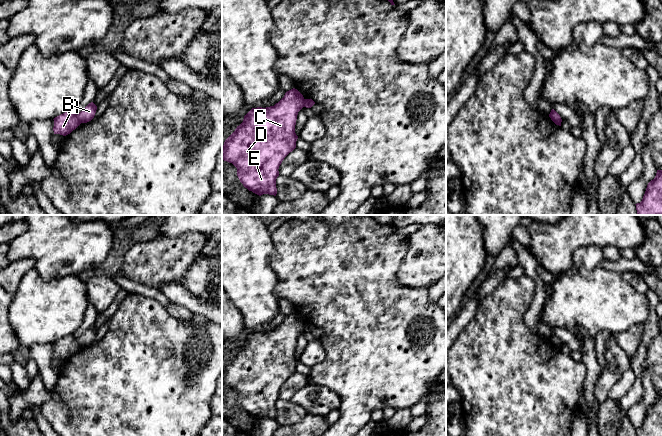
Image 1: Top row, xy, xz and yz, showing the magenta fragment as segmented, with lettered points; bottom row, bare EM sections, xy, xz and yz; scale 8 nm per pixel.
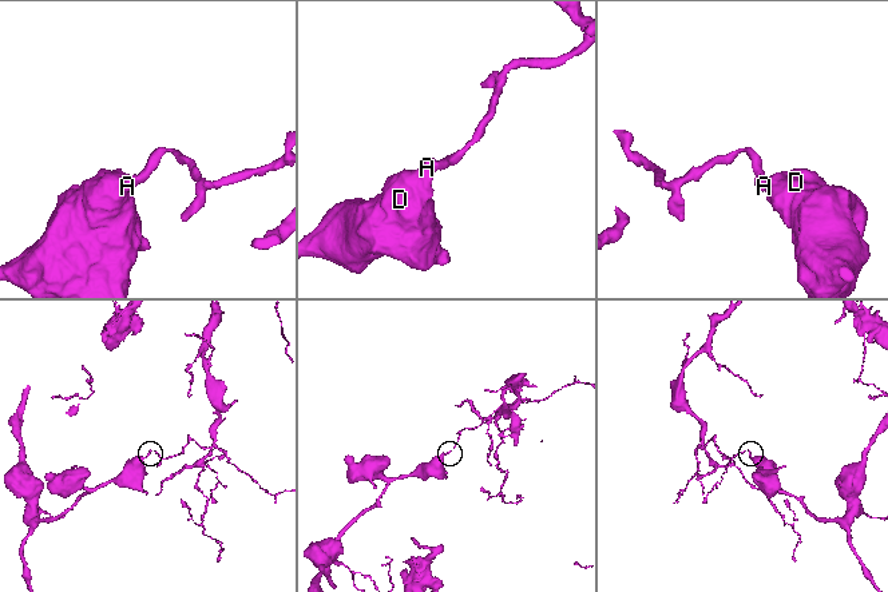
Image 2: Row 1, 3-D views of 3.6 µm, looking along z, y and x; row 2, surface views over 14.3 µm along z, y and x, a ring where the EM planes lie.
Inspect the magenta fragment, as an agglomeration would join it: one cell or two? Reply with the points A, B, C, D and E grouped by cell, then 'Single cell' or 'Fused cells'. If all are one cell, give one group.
Groups: A C D E / B. Fused cells

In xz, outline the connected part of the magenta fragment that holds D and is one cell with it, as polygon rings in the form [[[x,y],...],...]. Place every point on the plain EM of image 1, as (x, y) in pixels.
[[[295,312],[287,315],[274,330],[252,332],[225,364],[222,370],[222,384],[232,387],[237,392],[237,400],[245,412],[261,420],[276,420],[276,403],[279,390],[284,382],[296,372],[298,360],[295,349],[298,336],[304,331],[304,321]]]

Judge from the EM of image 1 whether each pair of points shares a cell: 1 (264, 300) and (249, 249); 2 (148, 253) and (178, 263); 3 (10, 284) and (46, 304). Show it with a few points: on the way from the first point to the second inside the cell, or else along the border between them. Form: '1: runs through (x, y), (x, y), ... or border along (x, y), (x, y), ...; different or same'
1: runs through (251, 287), (249, 285), (249, 262); same
2: runs through (155, 260), (171, 260); same
3: border along (30, 268), (22, 277), (10, 304); different

